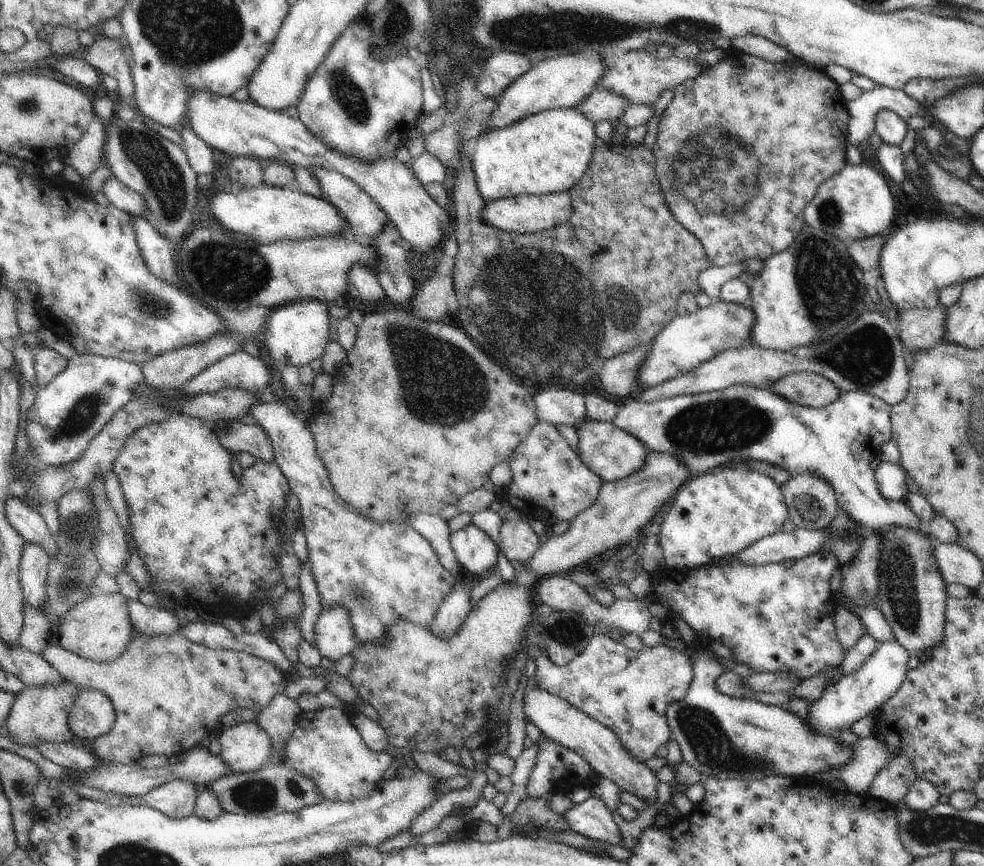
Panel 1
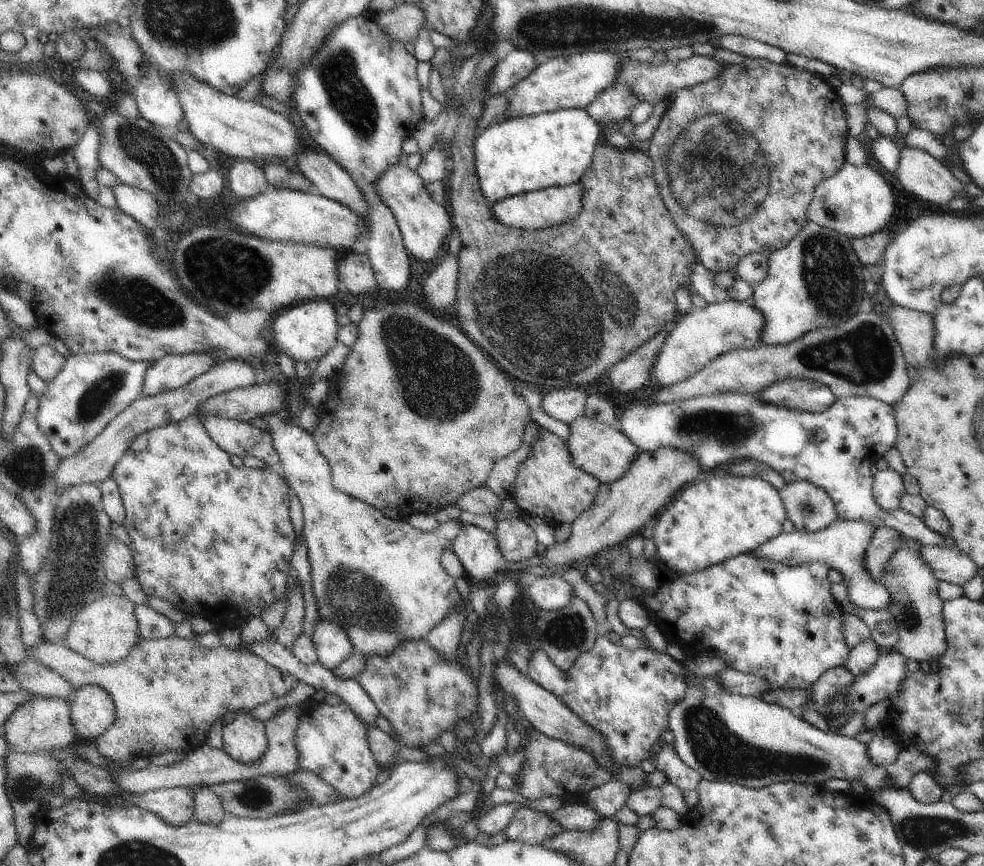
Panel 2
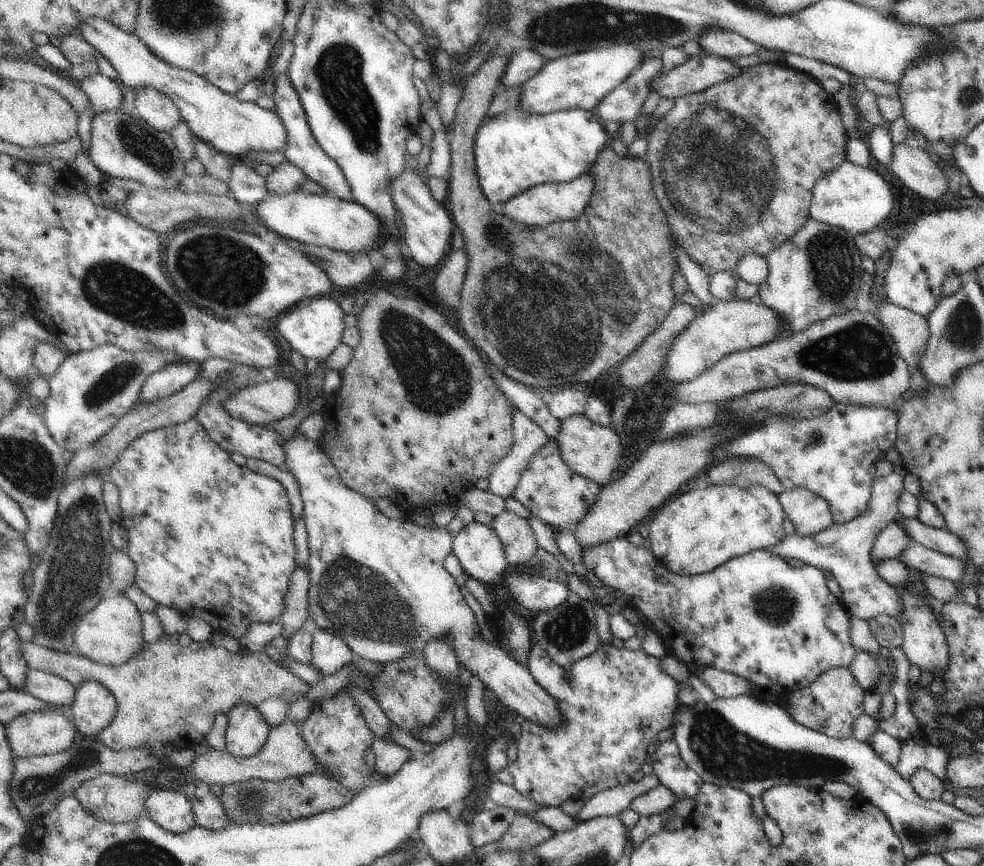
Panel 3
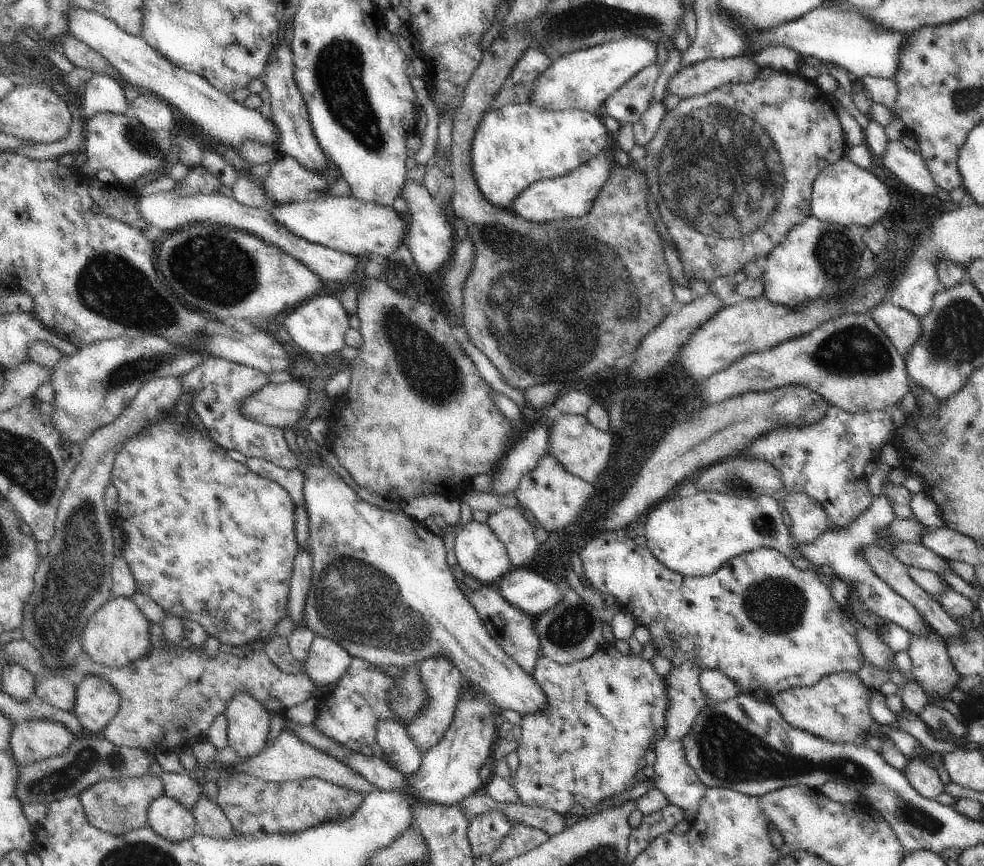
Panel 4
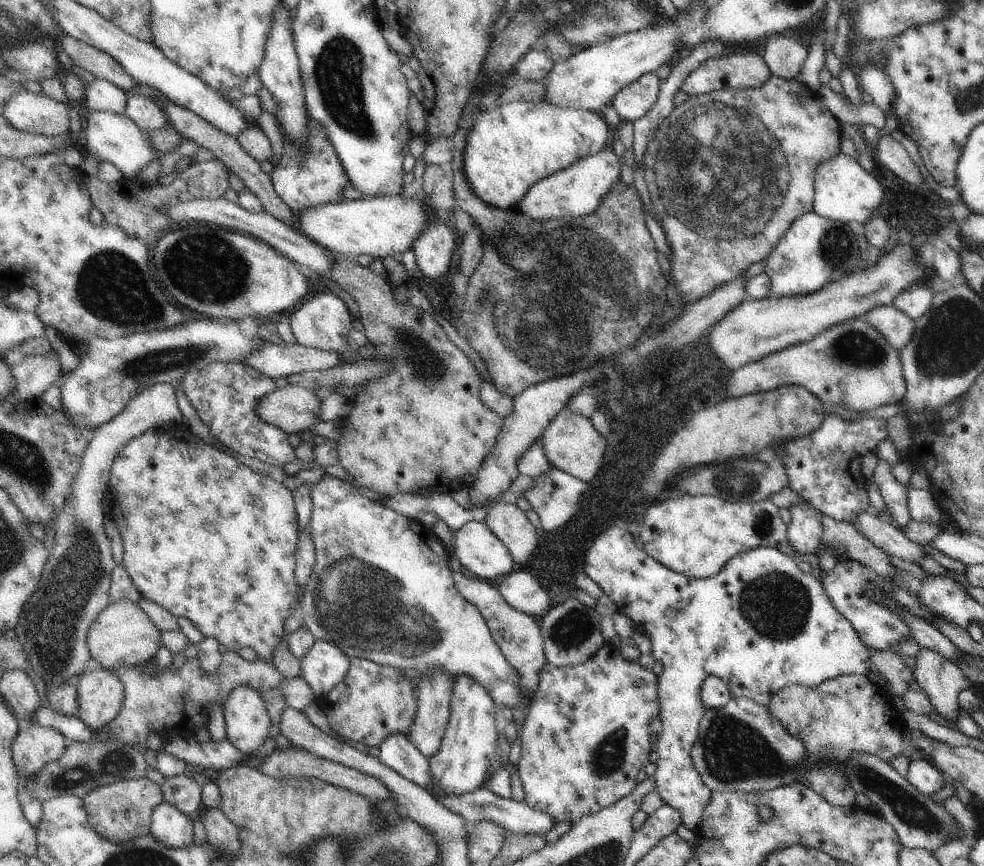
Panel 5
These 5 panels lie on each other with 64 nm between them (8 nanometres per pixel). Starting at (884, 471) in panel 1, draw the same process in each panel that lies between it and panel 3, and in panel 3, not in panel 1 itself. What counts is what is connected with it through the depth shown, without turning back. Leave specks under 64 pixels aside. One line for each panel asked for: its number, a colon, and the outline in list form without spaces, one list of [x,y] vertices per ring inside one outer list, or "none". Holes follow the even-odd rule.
2: [[[887,468],[885,472],[877,472],[873,476],[873,500],[877,502],[879,510],[893,512],[899,508],[901,498],[907,494],[903,486],[903,476]]]
3: [[[891,472],[871,484],[871,500],[869,506],[861,516],[847,524],[831,524],[827,530],[815,534],[813,538],[801,538],[797,534],[785,536],[781,544],[769,548],[771,554],[787,558],[797,558],[805,562],[805,566],[815,566],[823,572],[829,572],[841,588],[843,594],[843,608],[851,618],[859,620],[873,620],[877,616],[889,616],[899,620],[903,616],[903,598],[901,594],[889,586],[885,580],[879,578],[873,562],[871,562],[871,548],[877,534],[889,526],[897,518],[897,502],[903,492],[903,478],[897,472]]]

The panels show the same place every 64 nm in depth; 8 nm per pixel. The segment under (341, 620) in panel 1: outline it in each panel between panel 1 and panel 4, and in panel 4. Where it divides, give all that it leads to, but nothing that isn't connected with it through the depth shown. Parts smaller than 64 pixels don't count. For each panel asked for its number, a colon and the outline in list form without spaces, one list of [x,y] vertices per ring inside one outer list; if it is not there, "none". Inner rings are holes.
2: [[[317,622],[311,640],[317,654],[317,664],[321,664],[327,670],[333,670],[353,654],[353,644],[337,624]]]
3: [[[319,628],[313,632],[309,666],[319,670],[319,674],[323,678],[333,676],[335,672],[339,672],[343,666],[347,666],[353,660],[355,658],[351,654],[351,650],[343,644],[343,640],[339,640],[337,636],[331,636],[329,632],[323,632]]]
4: [[[315,636],[303,662],[303,674],[315,684],[315,688],[327,688],[329,684],[335,686],[351,666],[351,656],[337,646],[335,642]]]

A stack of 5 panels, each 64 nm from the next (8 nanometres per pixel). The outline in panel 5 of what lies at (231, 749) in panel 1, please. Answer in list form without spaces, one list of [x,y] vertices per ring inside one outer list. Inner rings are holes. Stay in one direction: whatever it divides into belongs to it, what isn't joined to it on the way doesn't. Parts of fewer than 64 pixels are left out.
[[[251,686],[233,688],[223,702],[223,718],[227,738],[237,750],[253,754],[267,740],[271,724],[259,690]]]

